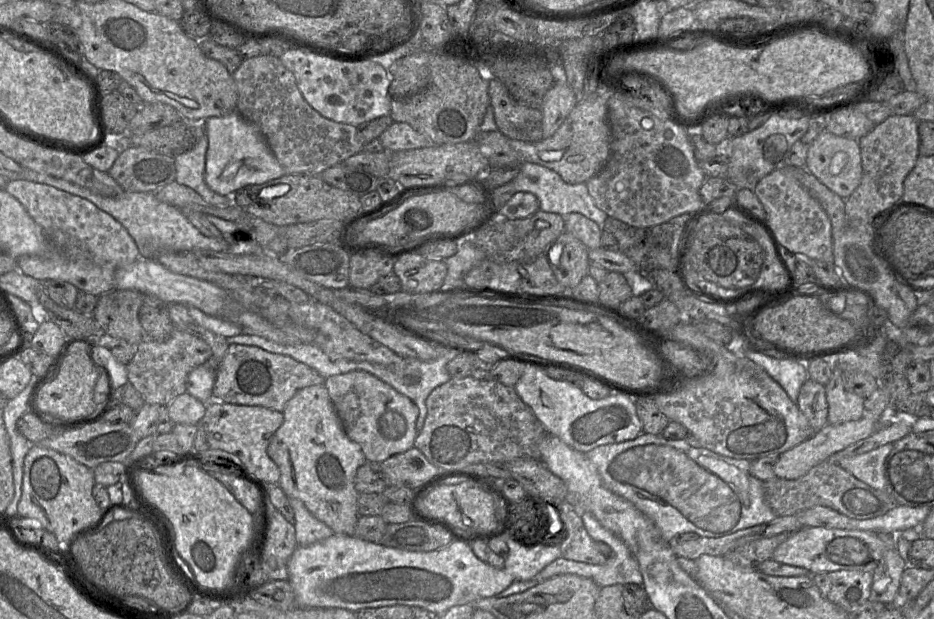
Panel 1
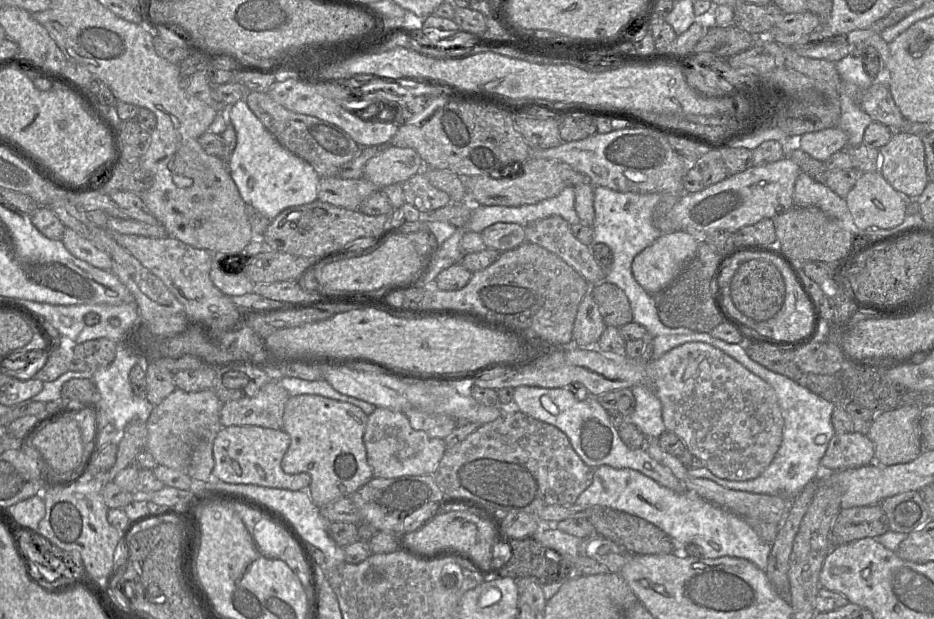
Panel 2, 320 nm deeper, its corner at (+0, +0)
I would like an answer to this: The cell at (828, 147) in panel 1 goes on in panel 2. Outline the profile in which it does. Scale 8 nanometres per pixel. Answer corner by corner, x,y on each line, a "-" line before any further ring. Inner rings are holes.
879,171
862,172
845,198
854,224
858,230
864,230
867,228
890,229
900,225
906,216
906,199
910,198
895,190

